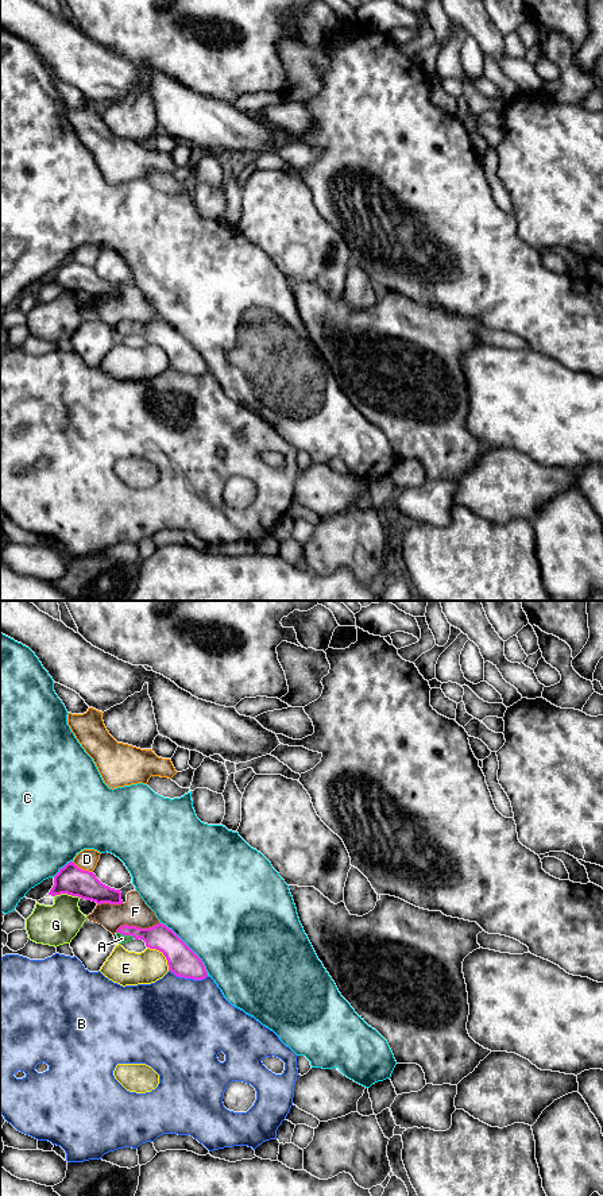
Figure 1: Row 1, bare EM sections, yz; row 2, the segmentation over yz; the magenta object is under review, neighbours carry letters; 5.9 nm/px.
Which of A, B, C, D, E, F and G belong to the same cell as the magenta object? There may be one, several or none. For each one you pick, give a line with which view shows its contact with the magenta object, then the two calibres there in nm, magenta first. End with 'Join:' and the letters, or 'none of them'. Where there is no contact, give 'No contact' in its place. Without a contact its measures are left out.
A: Touches magenta in yz. Thickness 150 nm (magenta) against 50 nm
Join: A

